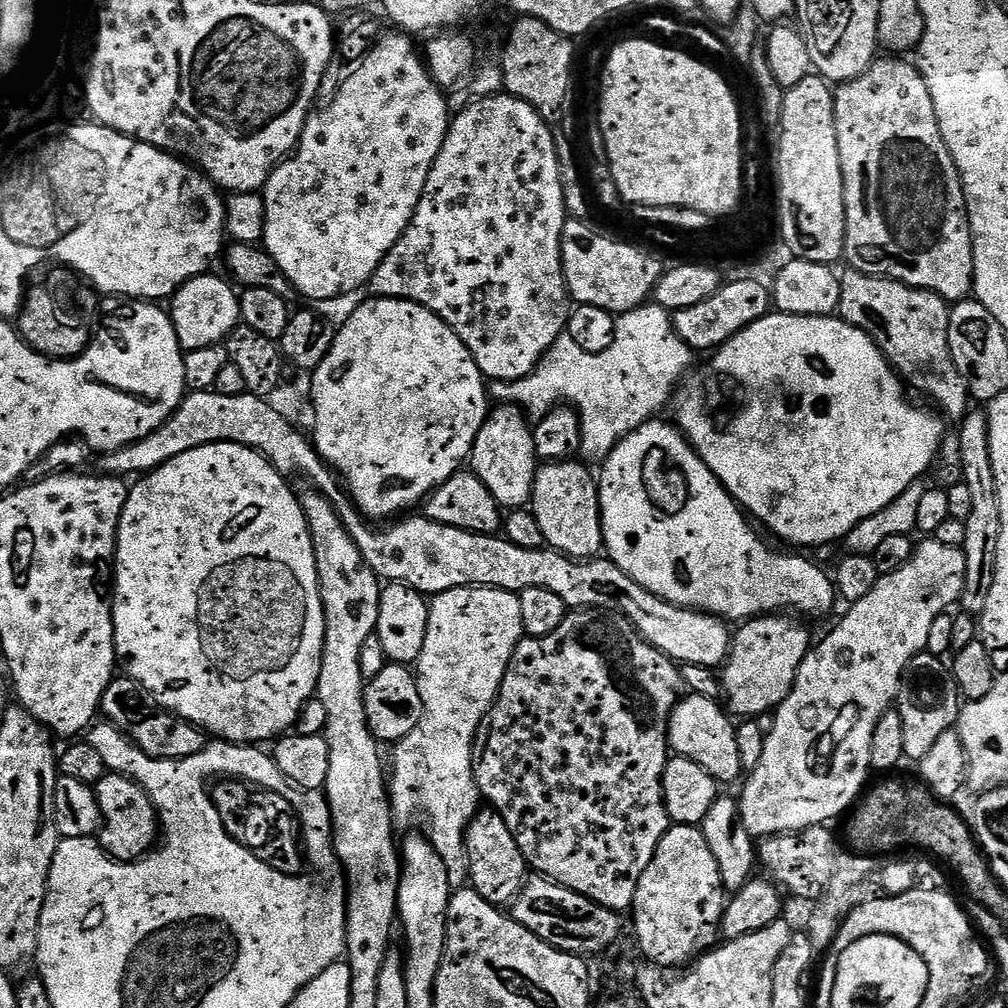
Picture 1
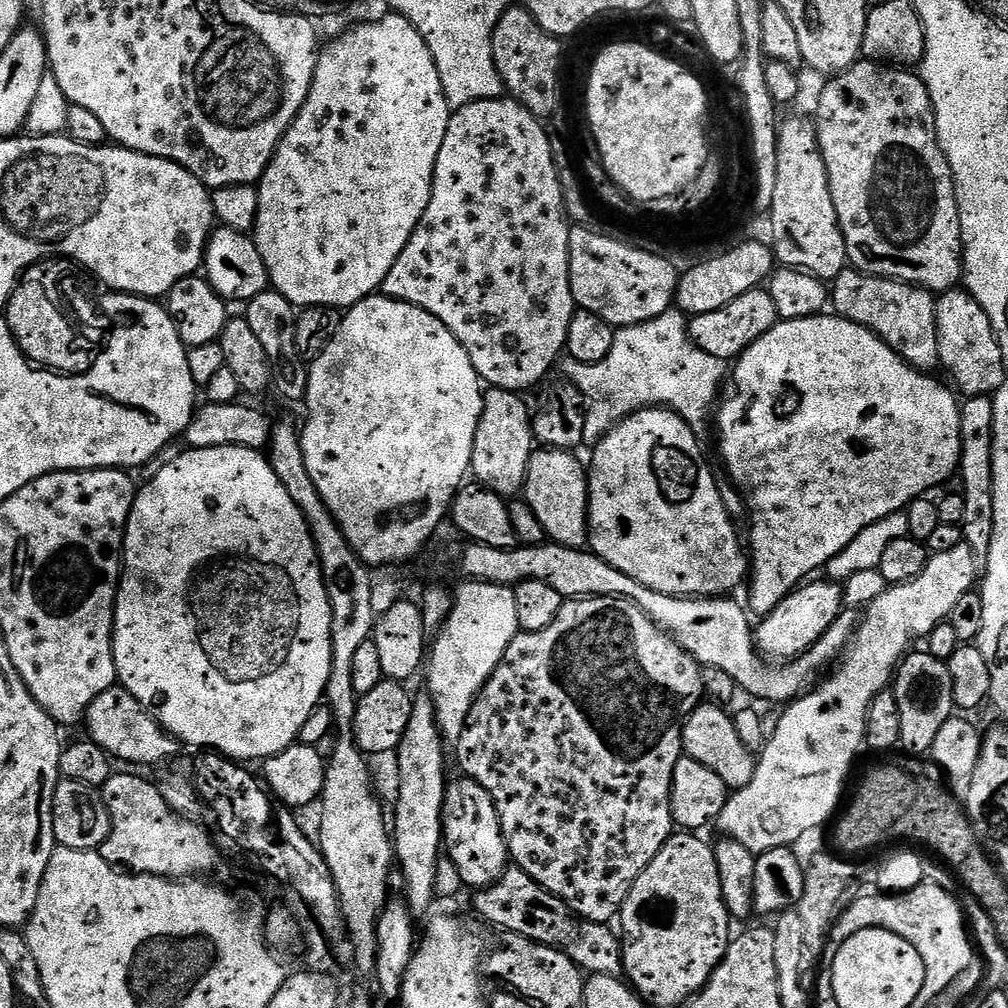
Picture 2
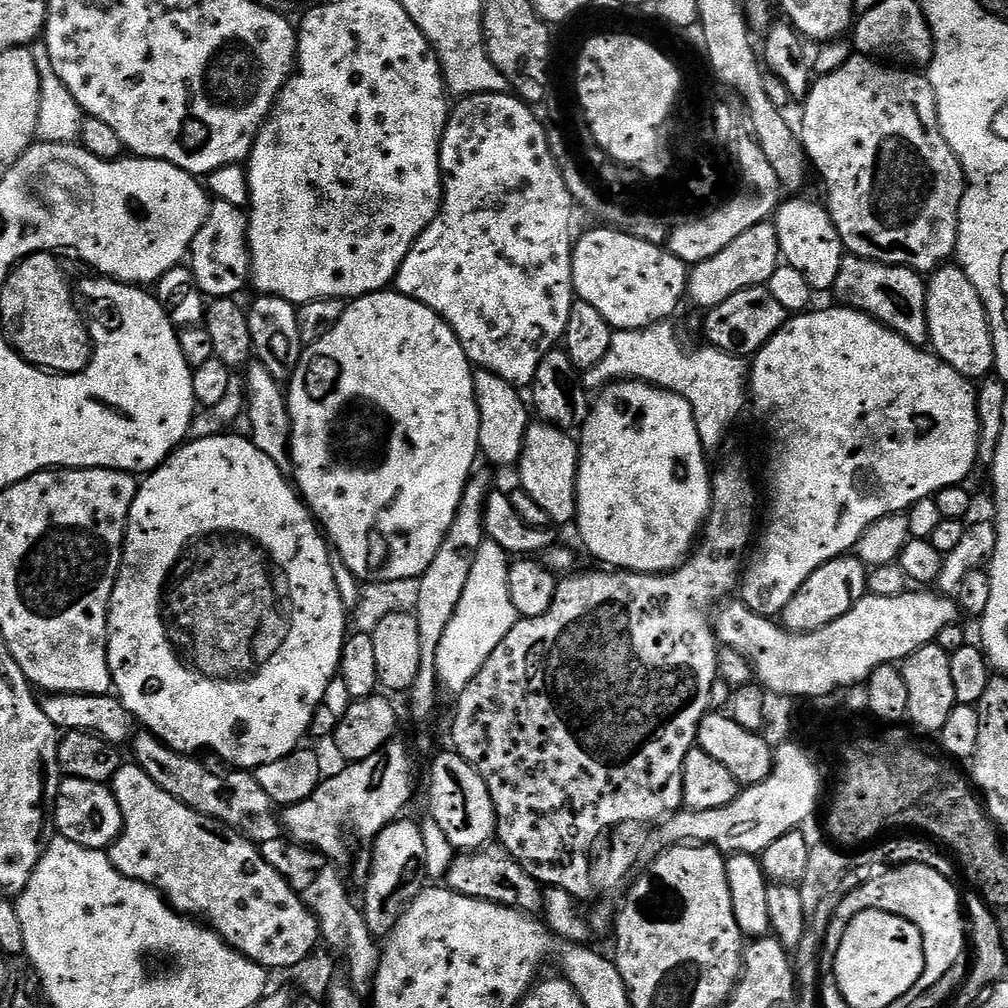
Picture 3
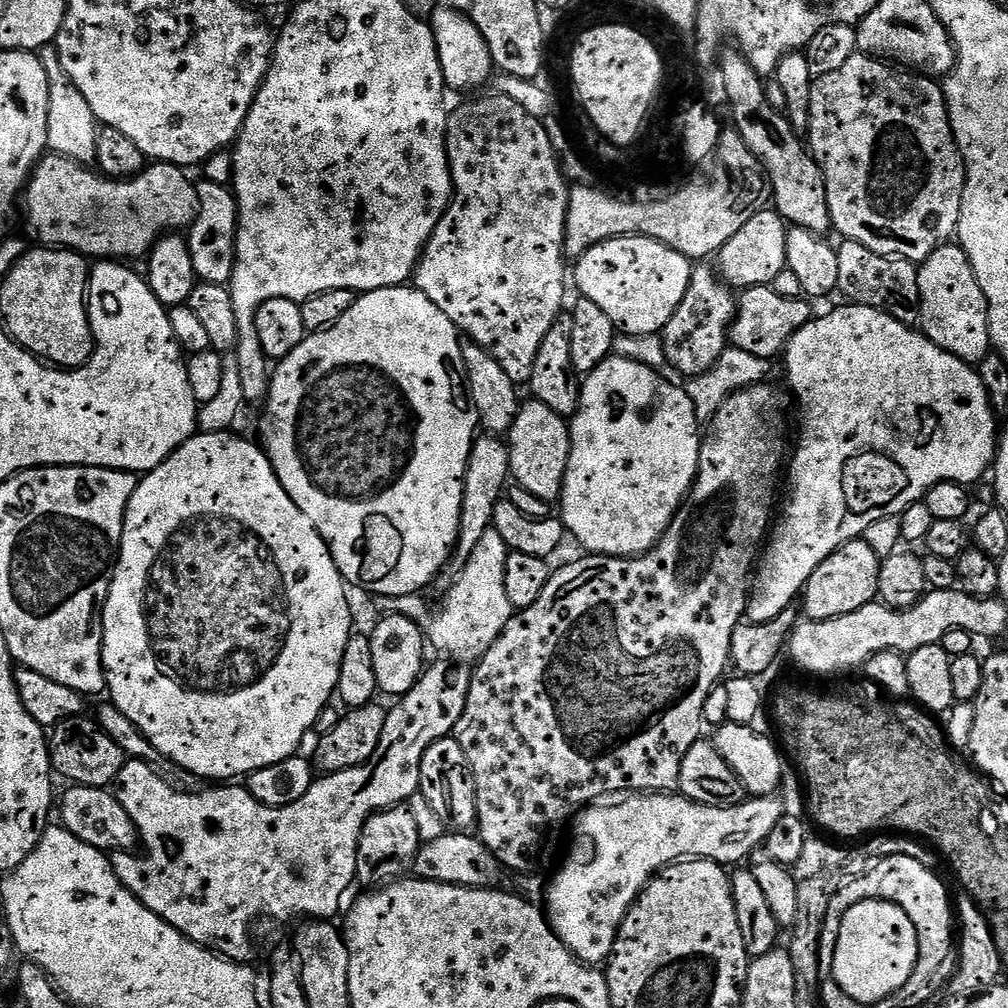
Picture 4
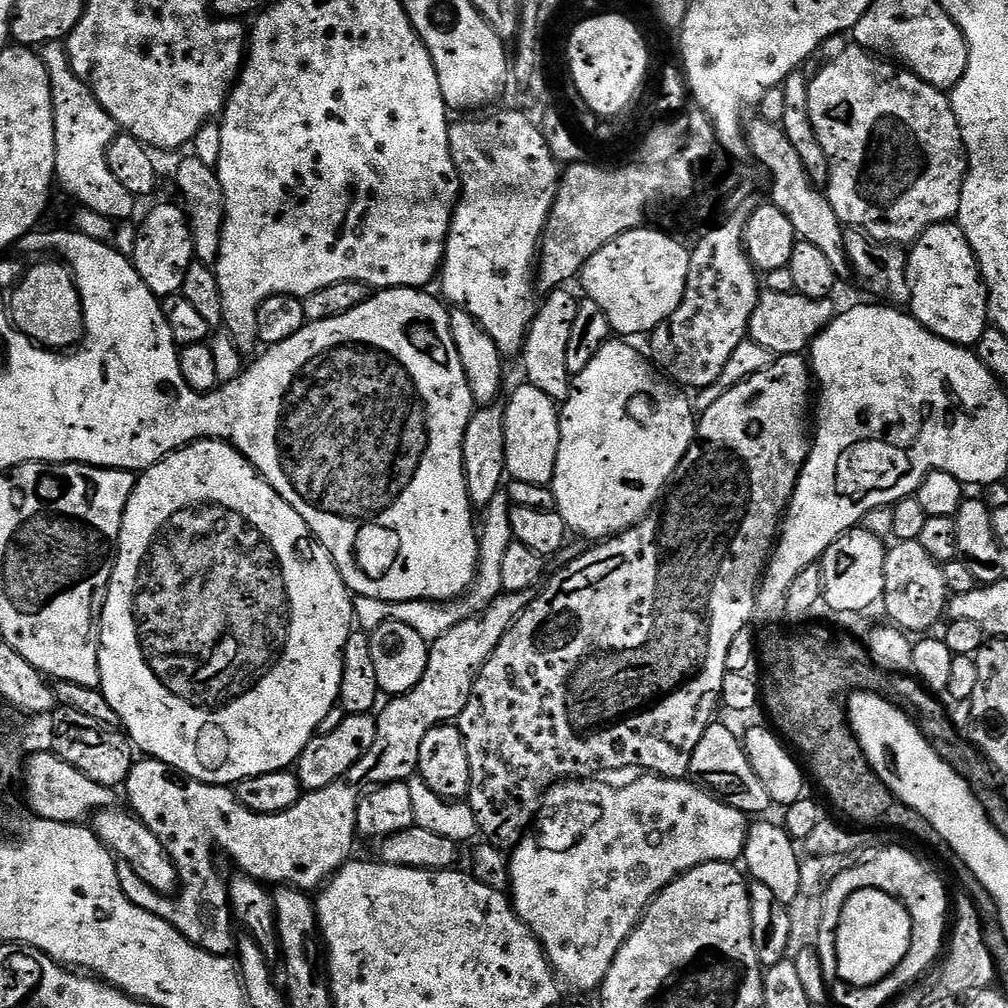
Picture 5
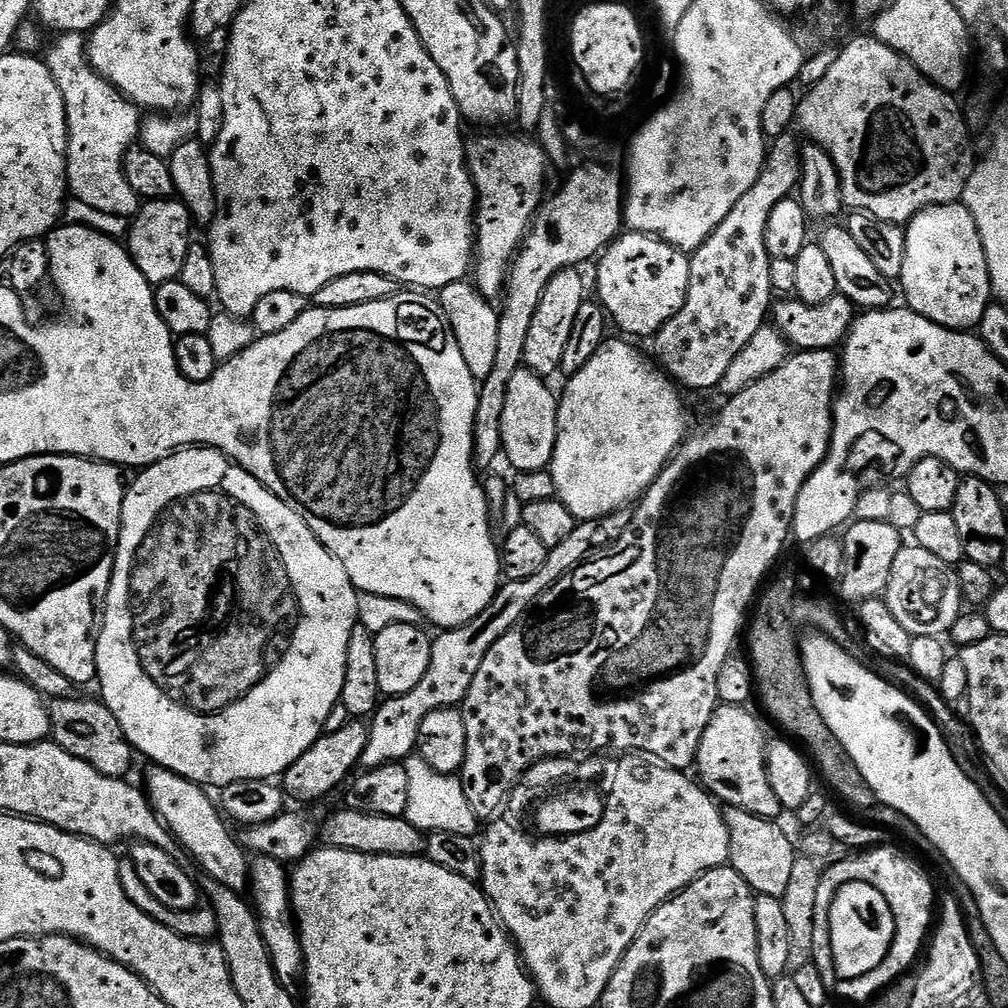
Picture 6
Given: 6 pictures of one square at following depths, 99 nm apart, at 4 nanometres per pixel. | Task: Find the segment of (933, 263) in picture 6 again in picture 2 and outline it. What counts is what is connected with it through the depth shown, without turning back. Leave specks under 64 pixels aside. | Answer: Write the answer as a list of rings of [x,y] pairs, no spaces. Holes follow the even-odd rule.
[[[967,290],[943,293],[936,302],[936,325],[940,363],[943,371],[952,375],[951,383],[961,393],[964,391],[965,397],[995,394],[1006,378],[1006,361],[1002,358],[1002,350],[996,341],[996,331],[992,328],[990,318],[972,297],[972,293]]]

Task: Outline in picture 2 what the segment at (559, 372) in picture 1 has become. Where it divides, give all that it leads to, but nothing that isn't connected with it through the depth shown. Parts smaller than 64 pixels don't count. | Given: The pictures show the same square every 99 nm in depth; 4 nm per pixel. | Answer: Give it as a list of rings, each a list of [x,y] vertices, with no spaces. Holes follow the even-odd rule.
[[[673,306],[666,314],[641,324],[631,324],[628,328],[616,328],[614,346],[610,346],[610,354],[597,364],[583,364],[571,358],[565,359],[563,375],[584,396],[584,413],[586,414],[585,441],[595,446],[604,435],[616,424],[621,424],[627,416],[641,412],[644,408],[671,408],[681,416],[692,428],[696,439],[704,442],[710,436],[710,421],[714,416],[714,405],[721,399],[722,389],[726,384],[725,361],[714,358],[714,354],[706,354],[690,338],[688,333],[689,317]]]

